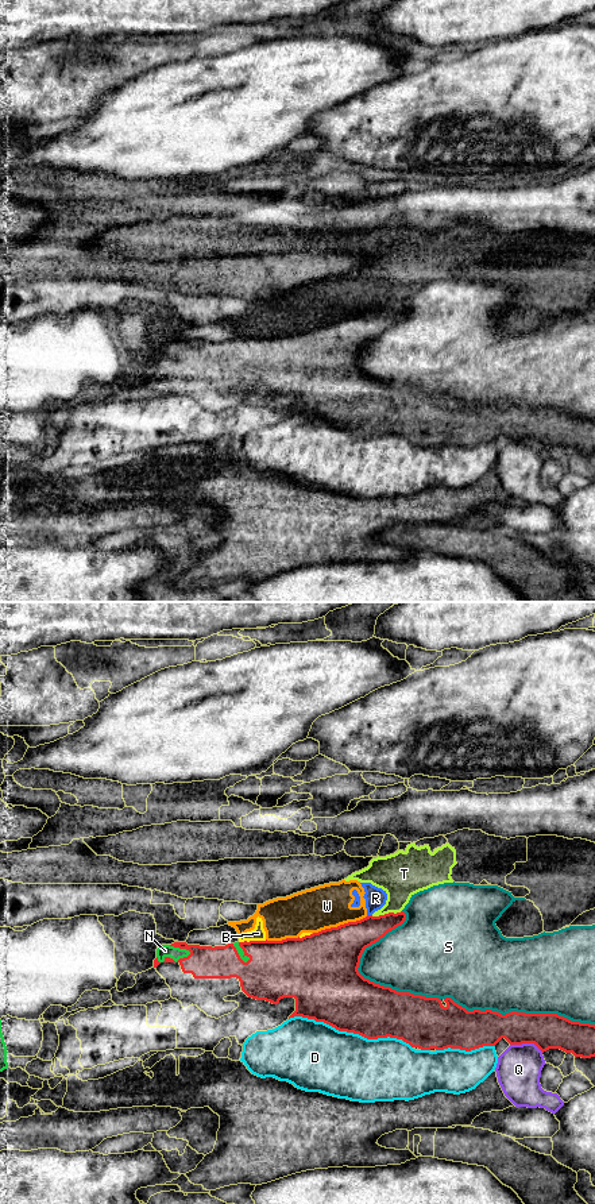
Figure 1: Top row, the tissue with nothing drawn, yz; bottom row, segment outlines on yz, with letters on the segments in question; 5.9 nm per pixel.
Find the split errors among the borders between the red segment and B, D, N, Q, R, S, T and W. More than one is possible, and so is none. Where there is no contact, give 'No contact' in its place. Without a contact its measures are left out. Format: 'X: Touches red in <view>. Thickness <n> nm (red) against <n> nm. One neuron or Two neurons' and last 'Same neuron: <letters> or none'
B: Touches red in yz. Thickness 340 nm (red) against 80 nm. Two neurons
D: Touches red in yz. Thickness 380 nm (red) against 420 nm. Two neurons
N: Touches red in yz. Thickness 190 nm (red) against 80 nm. One neuron
Q: Touches red in yz. Thickness 220 nm (red) against 260 nm. Two neurons
R: Touches red in yz. Thickness 260 nm (red) against 130 nm. Two neurons
S: Touches red in yz. Thickness 440 nm (red) against 340 nm. Two neurons
T: Touches red in yz. Thickness 190 nm (red) against 280 nm. Two neurons
W: Touches red in yz. Thickness 380 nm (red) against 260 nm. Two neurons
Same neuron: N

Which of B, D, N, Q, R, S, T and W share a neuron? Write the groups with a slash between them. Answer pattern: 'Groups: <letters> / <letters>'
Groups: B R T W / D / N / Q / S

